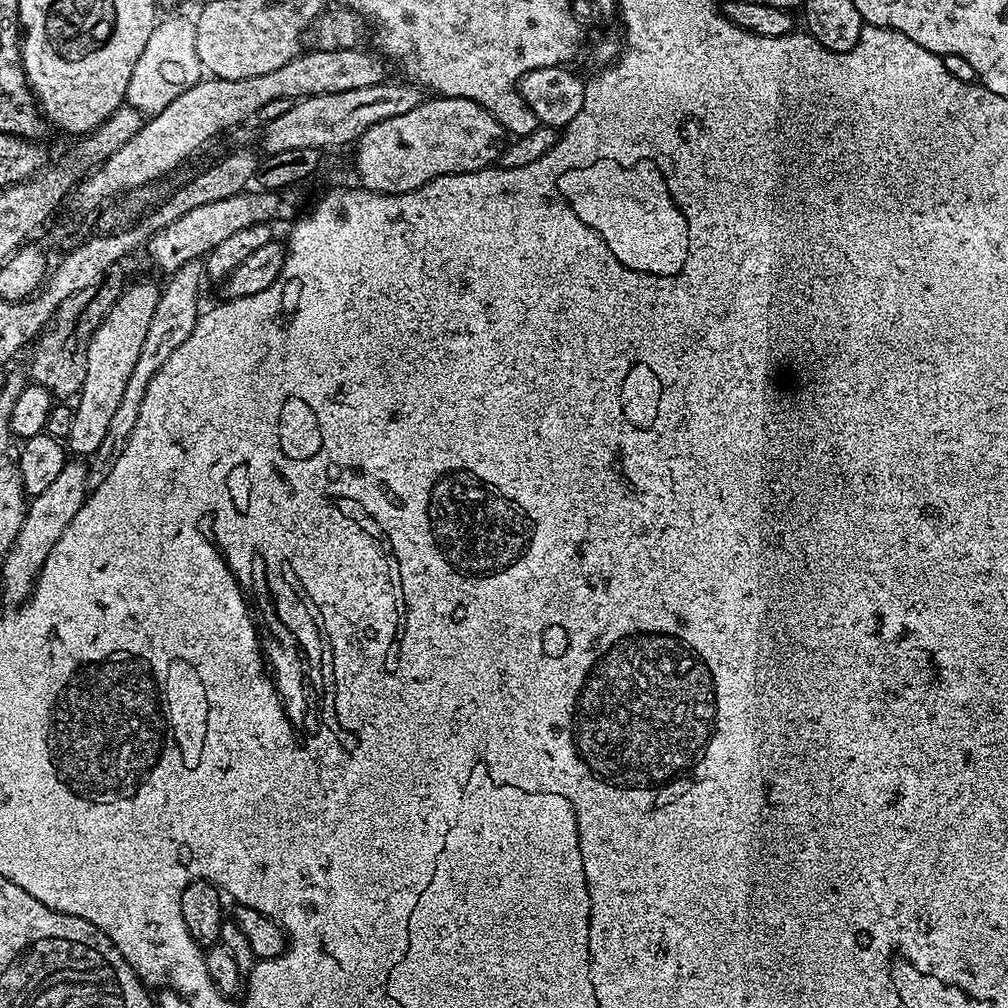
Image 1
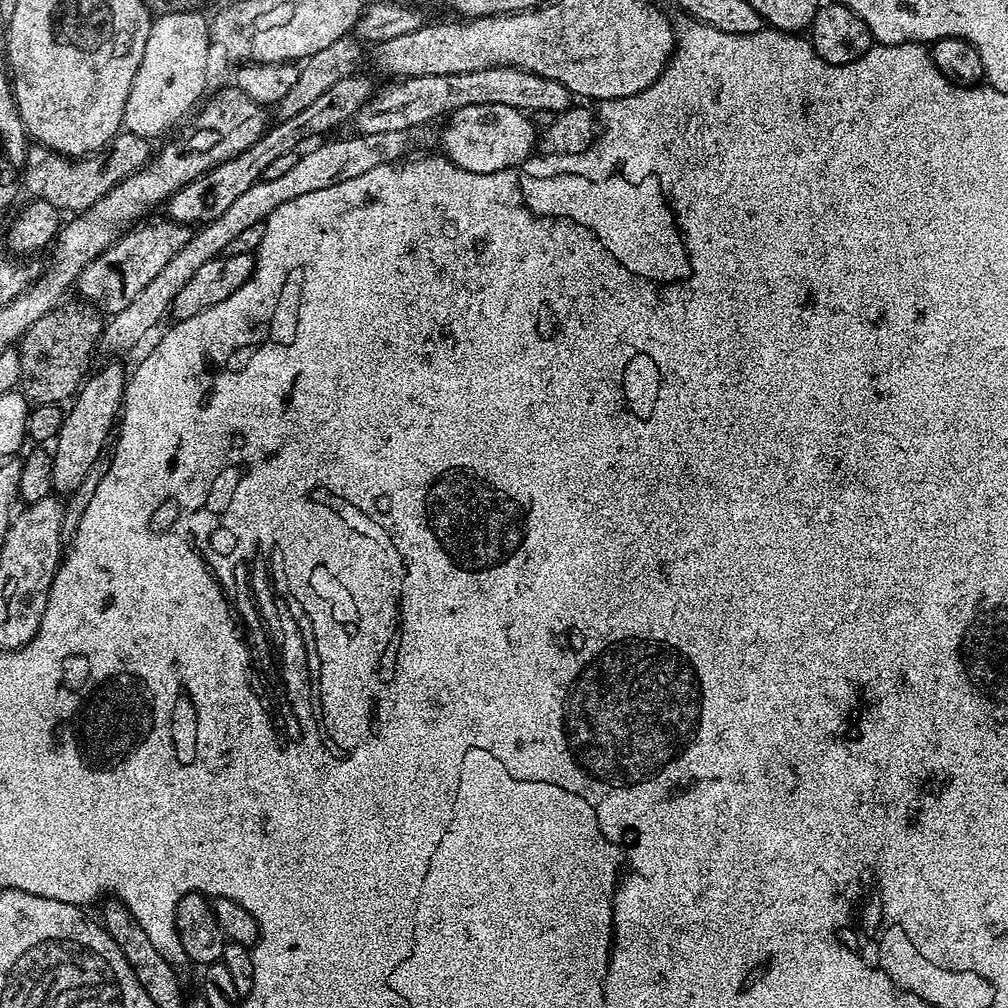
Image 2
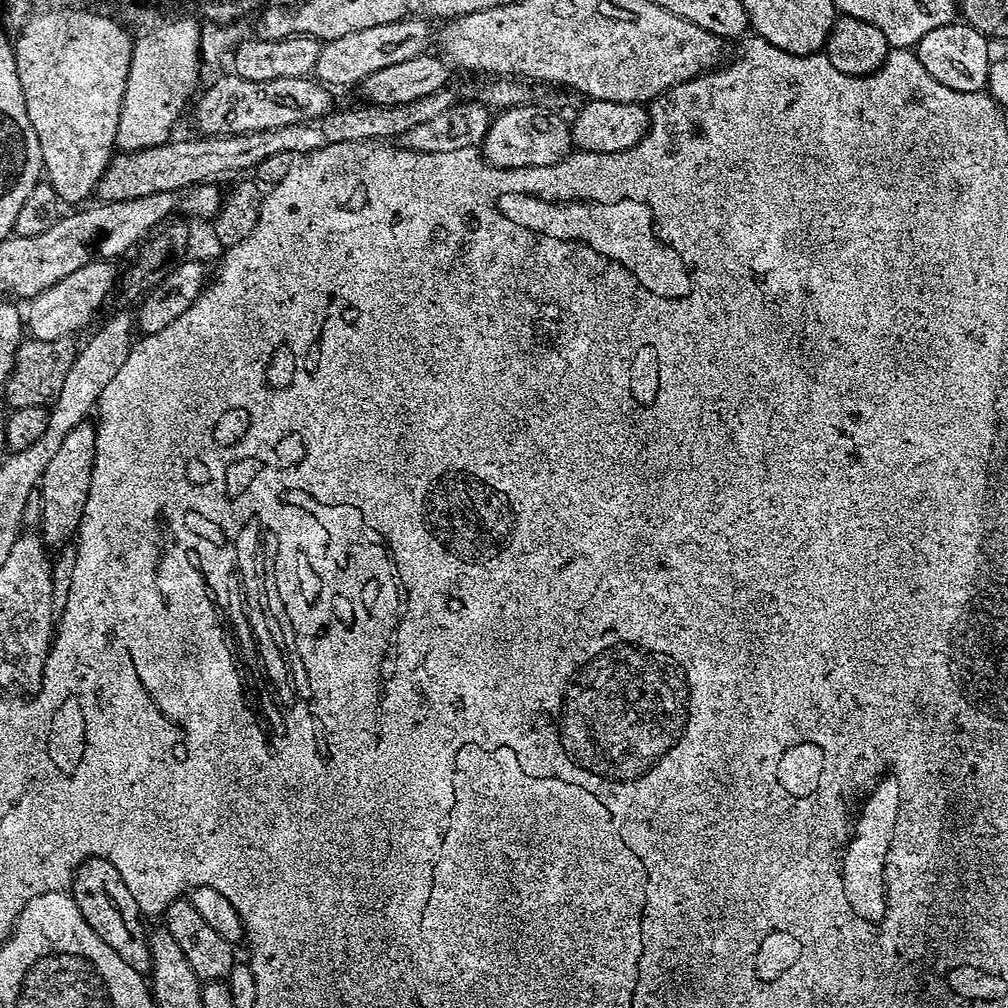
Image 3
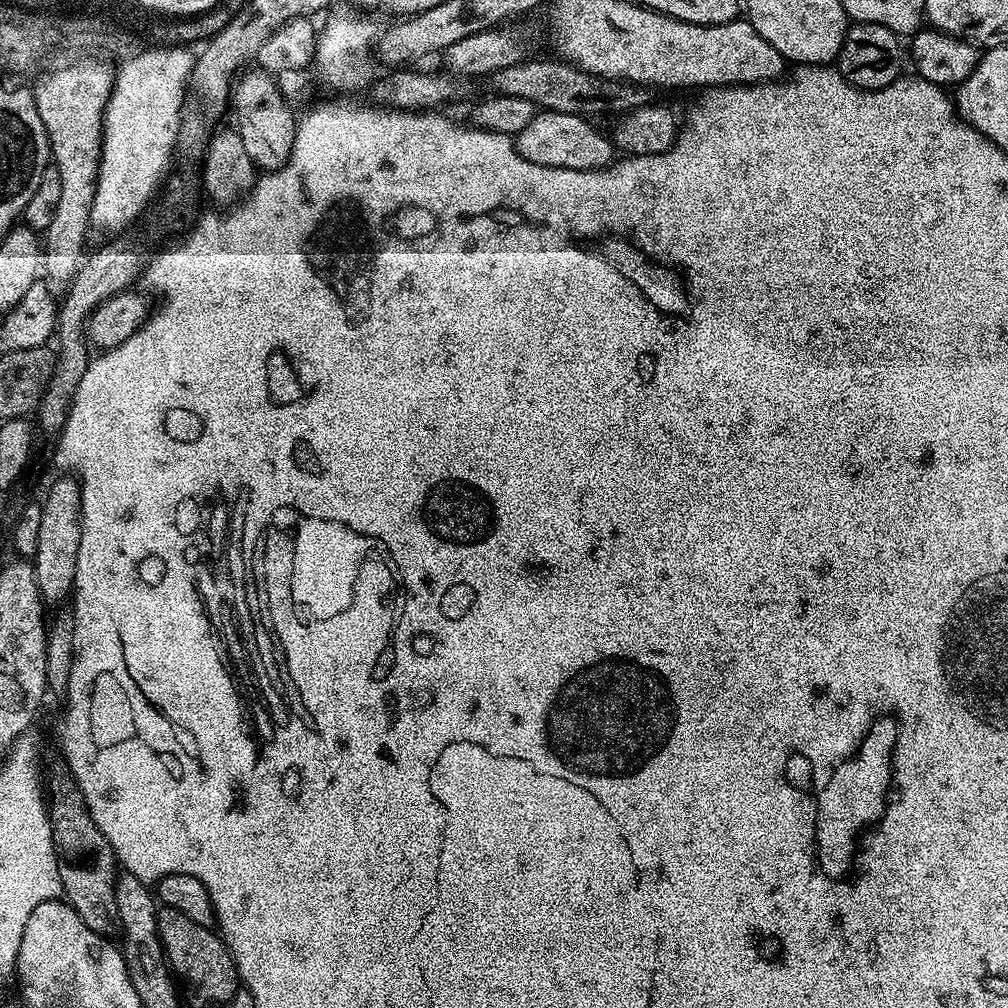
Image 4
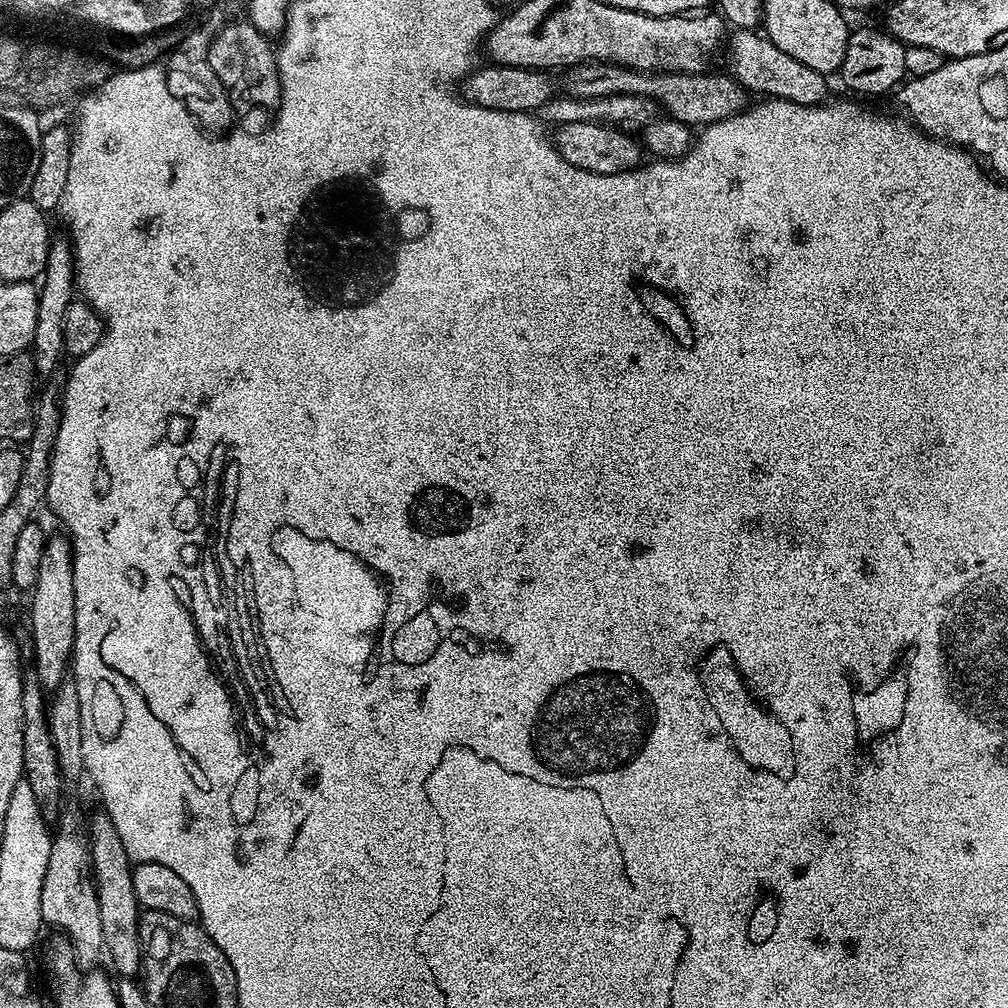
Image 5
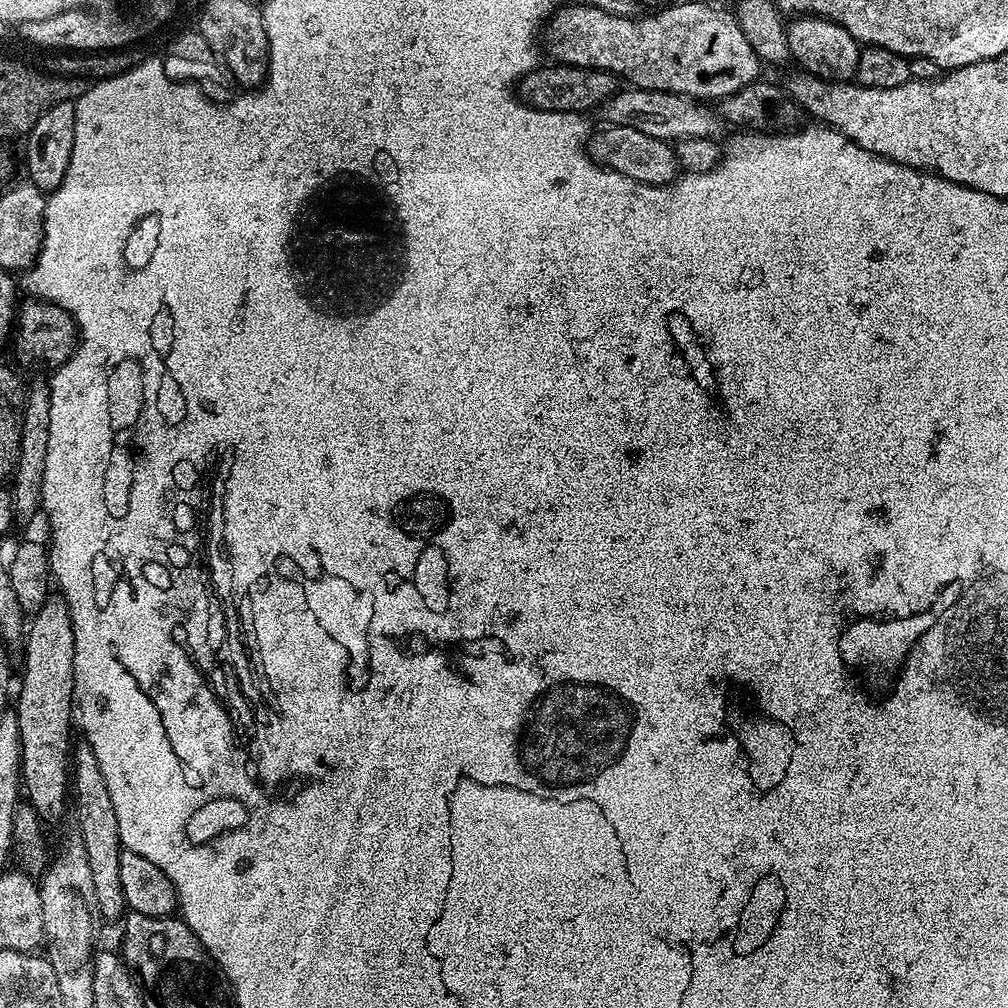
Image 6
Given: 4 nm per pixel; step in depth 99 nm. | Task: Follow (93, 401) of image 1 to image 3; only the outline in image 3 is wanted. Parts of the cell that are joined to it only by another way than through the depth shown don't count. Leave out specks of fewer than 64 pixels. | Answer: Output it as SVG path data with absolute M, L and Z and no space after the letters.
M85 422L74 426L66 434L62 446L58 446L54 458L40 476L38 490L42 494L42 518L38 525L39 535L49 549L59 549L79 533L82 514L86 510L86 498L90 494L92 467L96 457L96 426Z

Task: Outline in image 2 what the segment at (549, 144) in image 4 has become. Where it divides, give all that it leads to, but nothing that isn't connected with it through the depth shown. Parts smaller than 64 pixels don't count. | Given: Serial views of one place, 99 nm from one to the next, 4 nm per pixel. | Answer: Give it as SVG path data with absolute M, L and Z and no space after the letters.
M474 105L458 109L447 117L449 128L444 132L444 148L448 159L454 161L460 168L470 170L474 174L494 174L498 170L517 168L529 159L538 148L538 127L531 120L533 117L527 111L520 111L514 106L504 105Z

